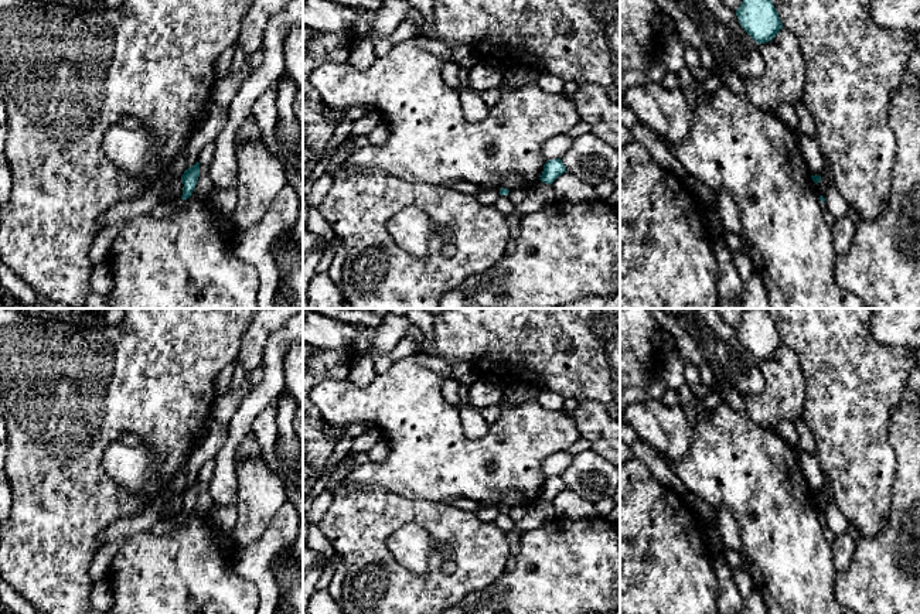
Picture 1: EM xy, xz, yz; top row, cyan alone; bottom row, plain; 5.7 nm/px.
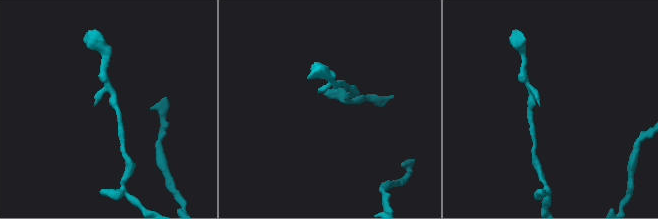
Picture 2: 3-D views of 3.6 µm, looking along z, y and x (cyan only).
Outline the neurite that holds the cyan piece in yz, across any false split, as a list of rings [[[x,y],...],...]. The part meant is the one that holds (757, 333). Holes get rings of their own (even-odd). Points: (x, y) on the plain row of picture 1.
[[[746,308],[736,332],[744,348],[759,362],[771,358],[783,345],[778,330],[766,308]]]

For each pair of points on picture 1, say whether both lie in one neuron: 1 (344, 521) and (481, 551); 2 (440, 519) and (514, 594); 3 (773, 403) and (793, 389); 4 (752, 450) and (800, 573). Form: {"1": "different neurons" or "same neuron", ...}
{"1": "same neuron", "2": "different neurons", "3": "same neuron", "4": "same neuron"}

